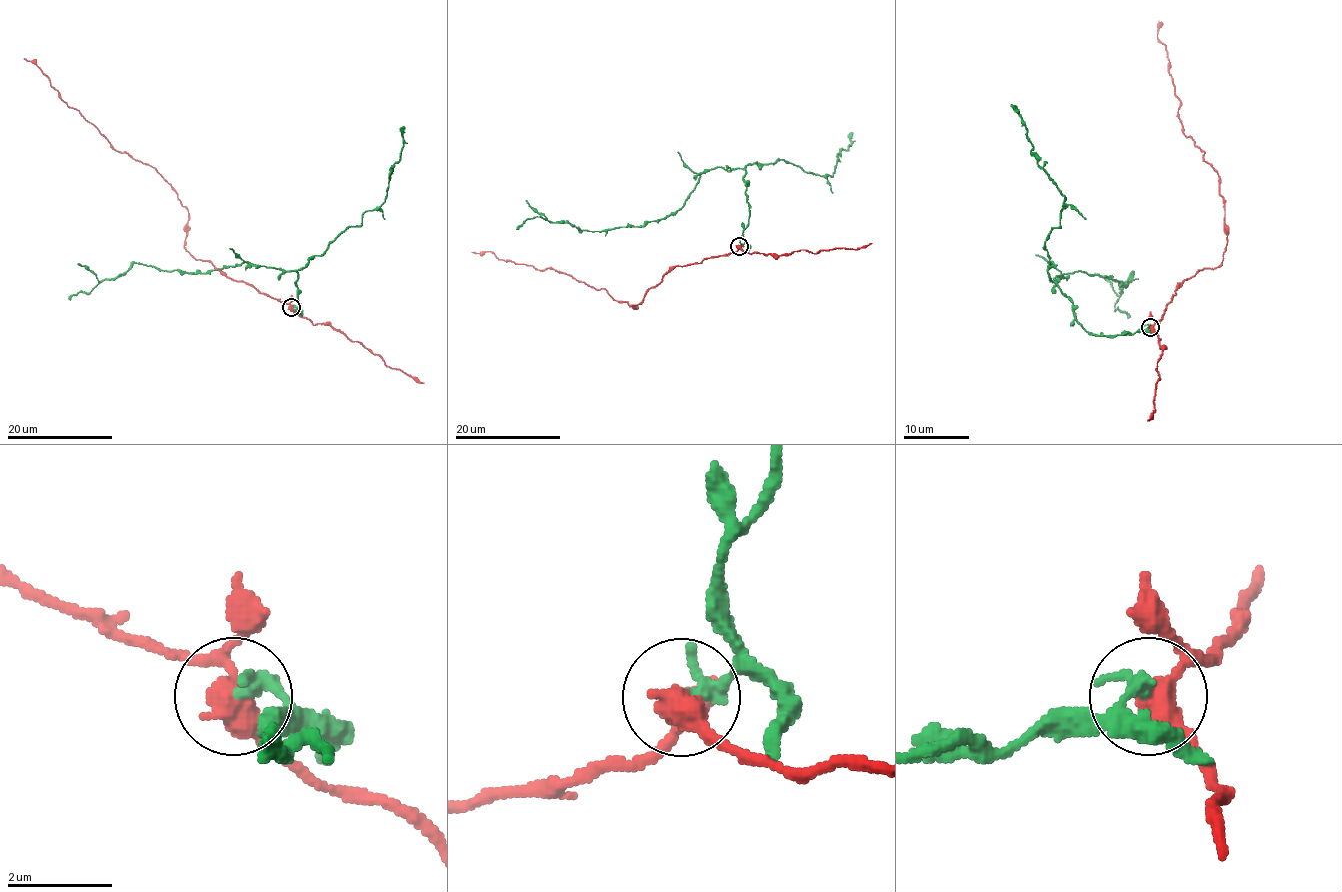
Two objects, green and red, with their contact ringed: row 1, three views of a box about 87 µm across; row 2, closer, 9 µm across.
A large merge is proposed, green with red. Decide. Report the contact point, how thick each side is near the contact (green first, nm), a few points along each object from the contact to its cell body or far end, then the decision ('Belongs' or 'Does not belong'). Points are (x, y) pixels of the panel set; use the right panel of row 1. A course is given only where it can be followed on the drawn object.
Place: (1150, 327). Thickness 190 nm (green) against 360 nm. Course of green: (1150, 327), (1130, 334), (1090, 334), (1054, 277), (1100, 274), (1126, 285), (1130, 272), (1114, 310), (1130, 316). Course of red: (1150, 327), (1176, 290), (1199, 271), (1217, 267), (1225, 251), (1218, 173), (1184, 134), (1158, 20). Does not belong

